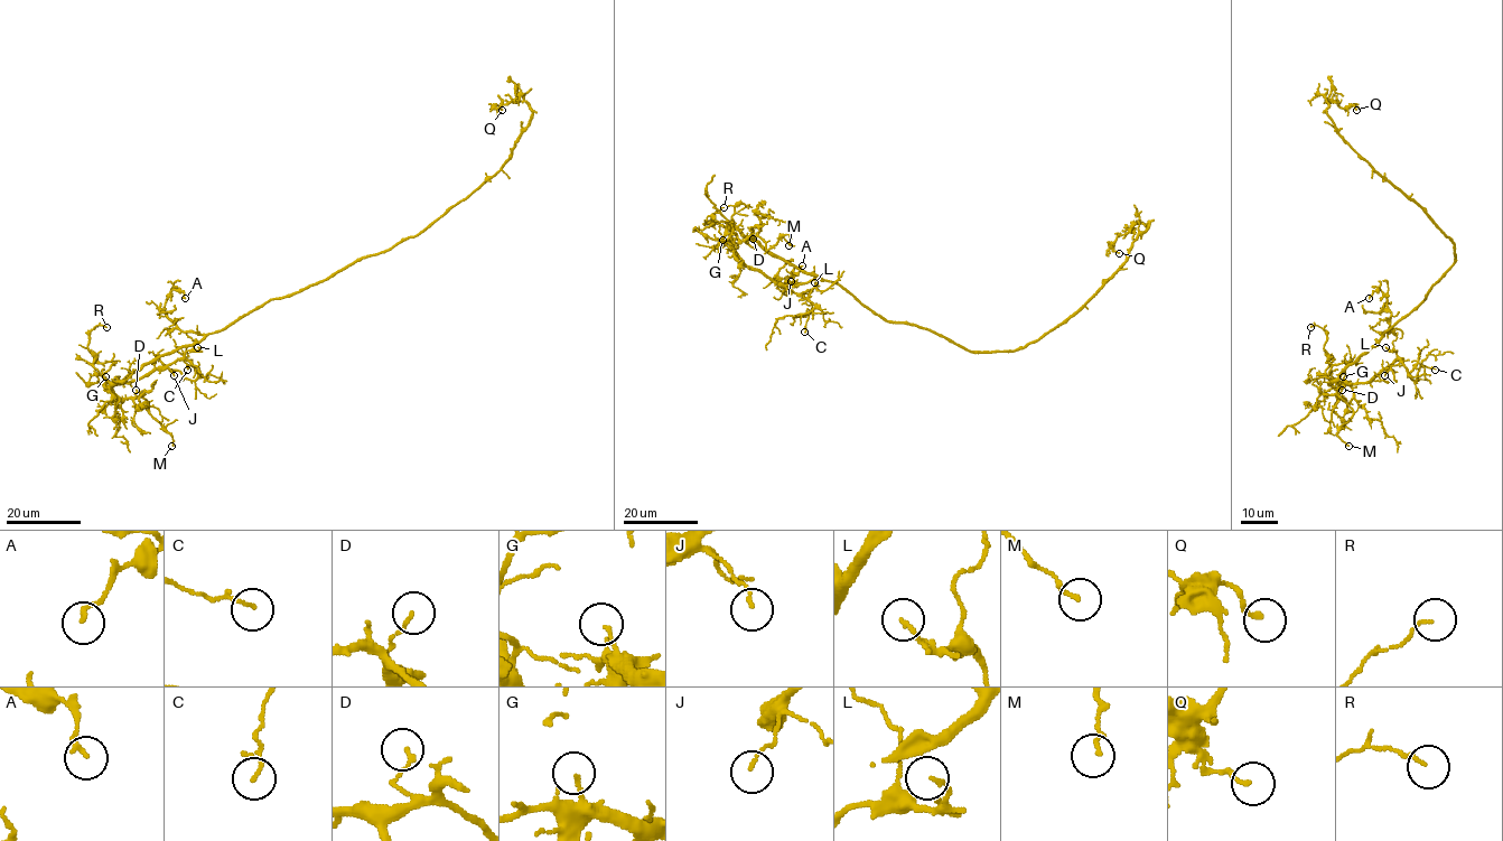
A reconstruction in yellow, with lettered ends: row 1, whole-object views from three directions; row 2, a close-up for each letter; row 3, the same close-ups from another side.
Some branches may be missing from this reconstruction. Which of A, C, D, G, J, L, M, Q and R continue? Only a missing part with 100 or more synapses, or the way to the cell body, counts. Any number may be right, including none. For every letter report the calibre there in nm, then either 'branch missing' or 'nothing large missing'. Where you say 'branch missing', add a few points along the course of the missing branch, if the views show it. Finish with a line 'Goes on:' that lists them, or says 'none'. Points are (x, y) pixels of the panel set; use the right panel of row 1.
A: 150 nm thick; nothing large missing
C: 70 nm thick; nothing large missing
D: 130 nm thick; nothing large missing
G: 130 nm thick; nothing large missing
J: 100 nm thick; nothing large missing
L: 120 nm thick; nothing large missing
M: 140 nm thick; nothing large missing
Q: 140 nm thick; nothing large missing
R: 90 nm thick; nothing large missing
Goes on: none

